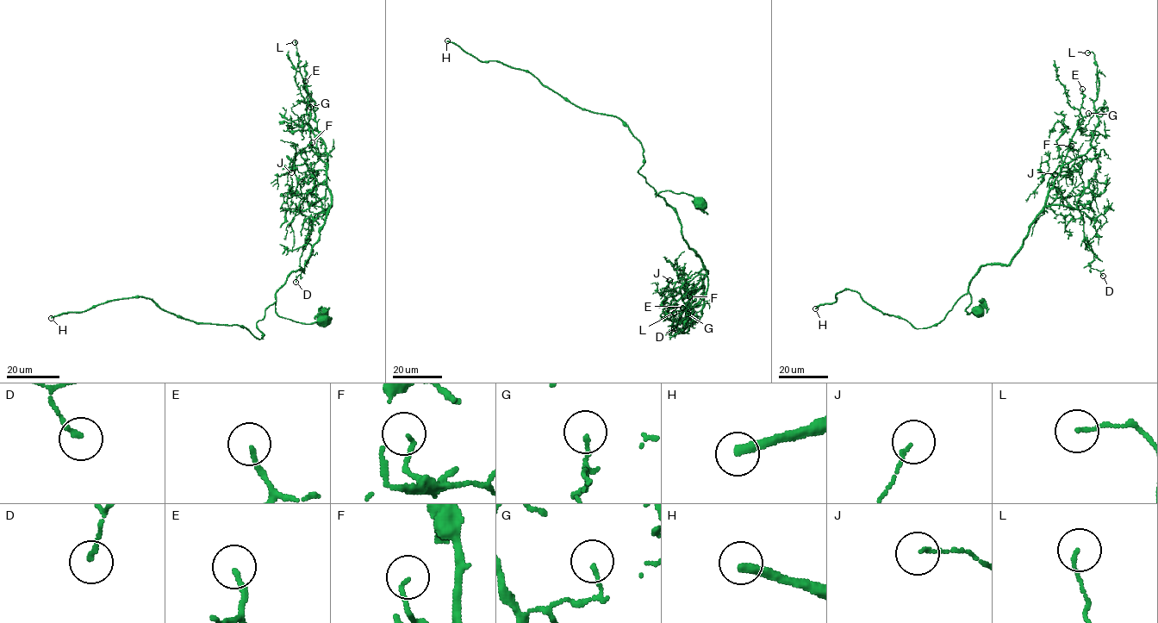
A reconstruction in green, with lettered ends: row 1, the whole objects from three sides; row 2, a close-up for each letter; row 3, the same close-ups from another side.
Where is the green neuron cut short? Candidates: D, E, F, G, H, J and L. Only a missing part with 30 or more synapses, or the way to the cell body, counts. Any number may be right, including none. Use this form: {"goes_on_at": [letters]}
{"goes_on_at": ["H"]}

